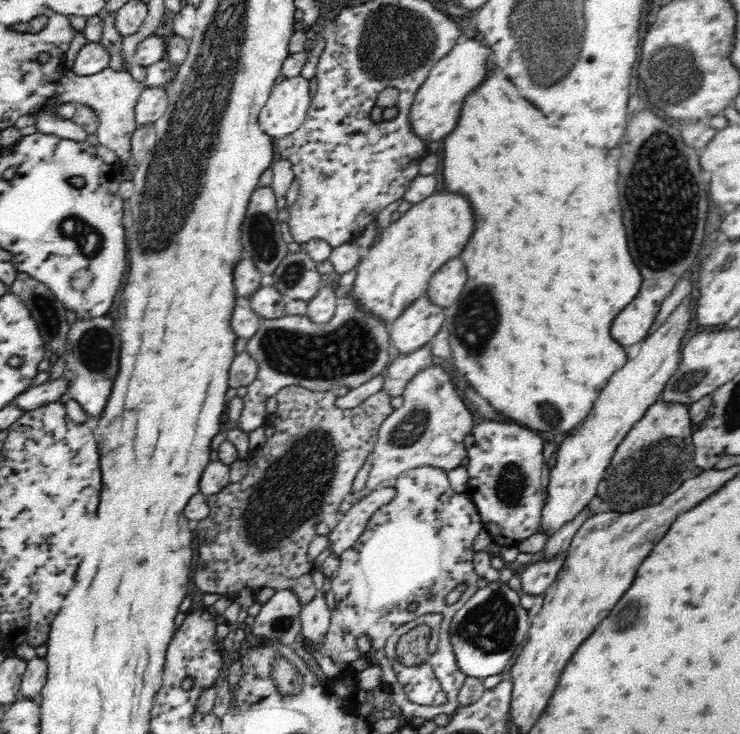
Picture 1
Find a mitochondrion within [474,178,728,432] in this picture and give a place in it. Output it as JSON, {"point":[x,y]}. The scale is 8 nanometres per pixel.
{"point":[688,381]}

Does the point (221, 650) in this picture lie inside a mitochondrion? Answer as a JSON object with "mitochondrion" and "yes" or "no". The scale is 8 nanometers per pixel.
{"mitochondrion":"no"}

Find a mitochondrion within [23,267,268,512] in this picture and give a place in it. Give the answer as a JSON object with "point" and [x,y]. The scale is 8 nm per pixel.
{"point":[97,352]}

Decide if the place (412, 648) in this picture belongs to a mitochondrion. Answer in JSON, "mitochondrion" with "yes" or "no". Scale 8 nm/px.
{"mitochondrion":"yes"}

